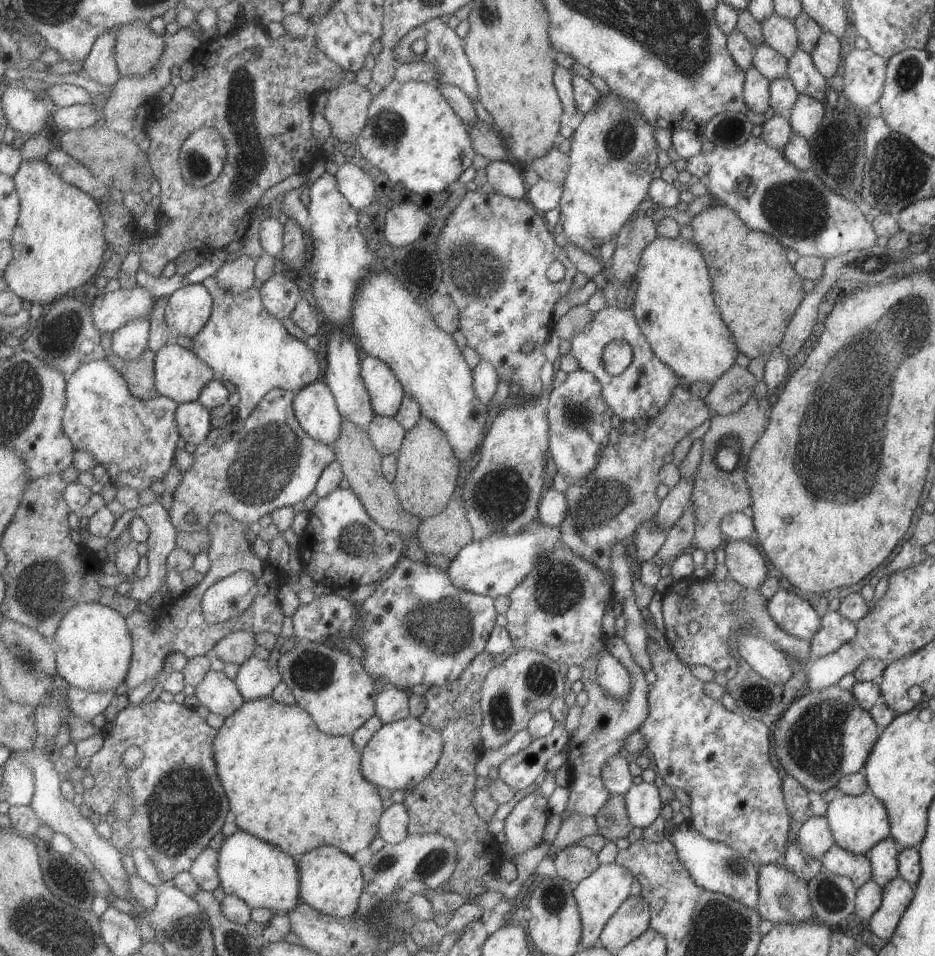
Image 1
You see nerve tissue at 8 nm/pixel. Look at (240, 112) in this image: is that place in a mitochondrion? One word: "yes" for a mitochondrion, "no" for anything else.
yes

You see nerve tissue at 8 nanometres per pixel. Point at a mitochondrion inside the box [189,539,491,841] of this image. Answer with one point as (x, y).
(443, 627)

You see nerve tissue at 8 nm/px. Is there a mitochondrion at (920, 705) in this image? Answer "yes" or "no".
no

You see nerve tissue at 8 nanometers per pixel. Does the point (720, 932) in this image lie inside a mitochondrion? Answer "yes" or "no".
yes

